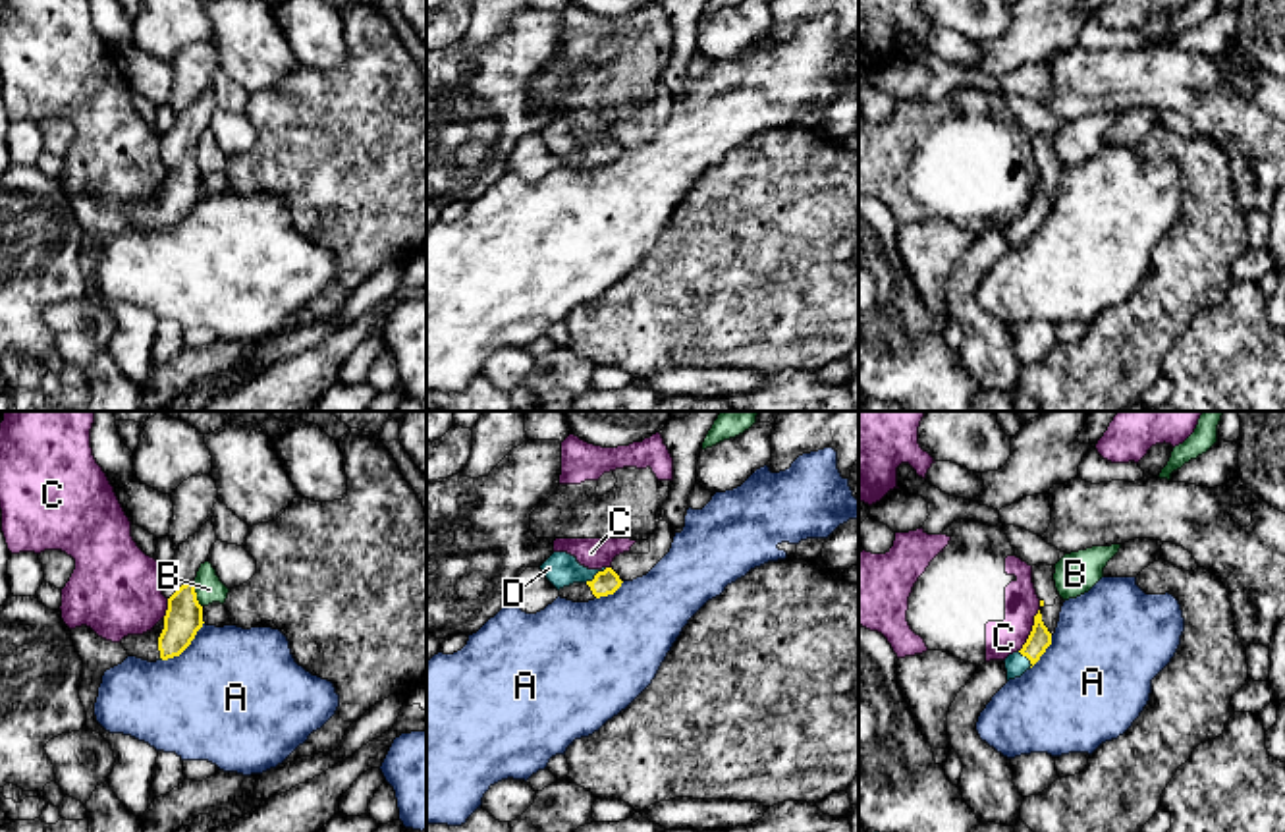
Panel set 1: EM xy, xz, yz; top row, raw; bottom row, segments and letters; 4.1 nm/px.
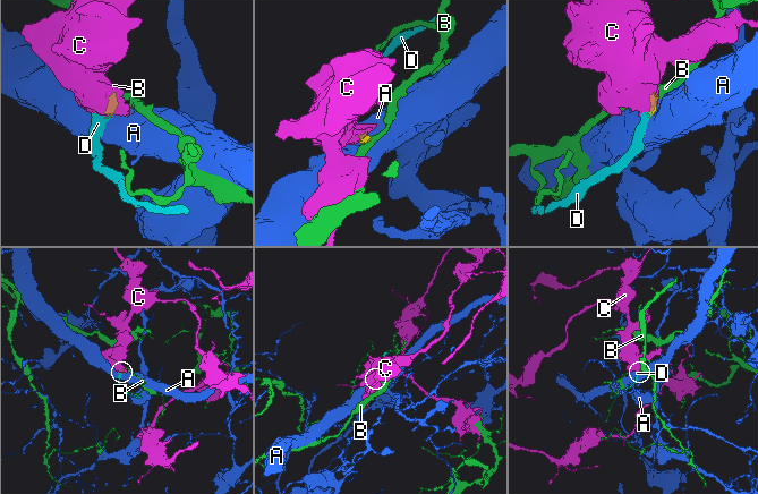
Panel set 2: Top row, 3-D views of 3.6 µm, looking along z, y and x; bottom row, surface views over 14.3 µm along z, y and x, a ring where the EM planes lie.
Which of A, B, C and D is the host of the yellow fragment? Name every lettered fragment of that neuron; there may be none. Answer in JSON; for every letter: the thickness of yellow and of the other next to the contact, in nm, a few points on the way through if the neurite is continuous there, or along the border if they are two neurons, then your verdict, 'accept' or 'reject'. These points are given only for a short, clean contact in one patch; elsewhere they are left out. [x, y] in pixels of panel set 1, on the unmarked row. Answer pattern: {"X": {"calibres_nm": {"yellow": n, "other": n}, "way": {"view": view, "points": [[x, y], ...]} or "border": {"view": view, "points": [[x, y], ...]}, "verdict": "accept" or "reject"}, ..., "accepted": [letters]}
{"A": {"calibres_nm": {"yellow": 160, "other": 500}, "border": {"view": "xy", "points": [[203, 190], [195, 205], [178, 222], [163, 228]]}, "verdict": "reject"}, "B": {"calibres_nm": {"yellow": 160, "other": 120}, "border": {"view": "xy", "points": [[193, 149], [201, 174]]}, "verdict": "reject"}, "C": {"calibres_nm": {"yellow": 90, "other": 140}, "border": {"view": "yz", "points": [[1038, 176], [1033, 197], [1019, 219]]}, "verdict": "reject"}, "D": {"calibres_nm": {"yellow": 100, "other": 140}, "way": {"view": "xz", "points": [[606, 149], [595, 143], [562, 138]]}, "verdict": "accept"}, "accepted": ["D"]}

